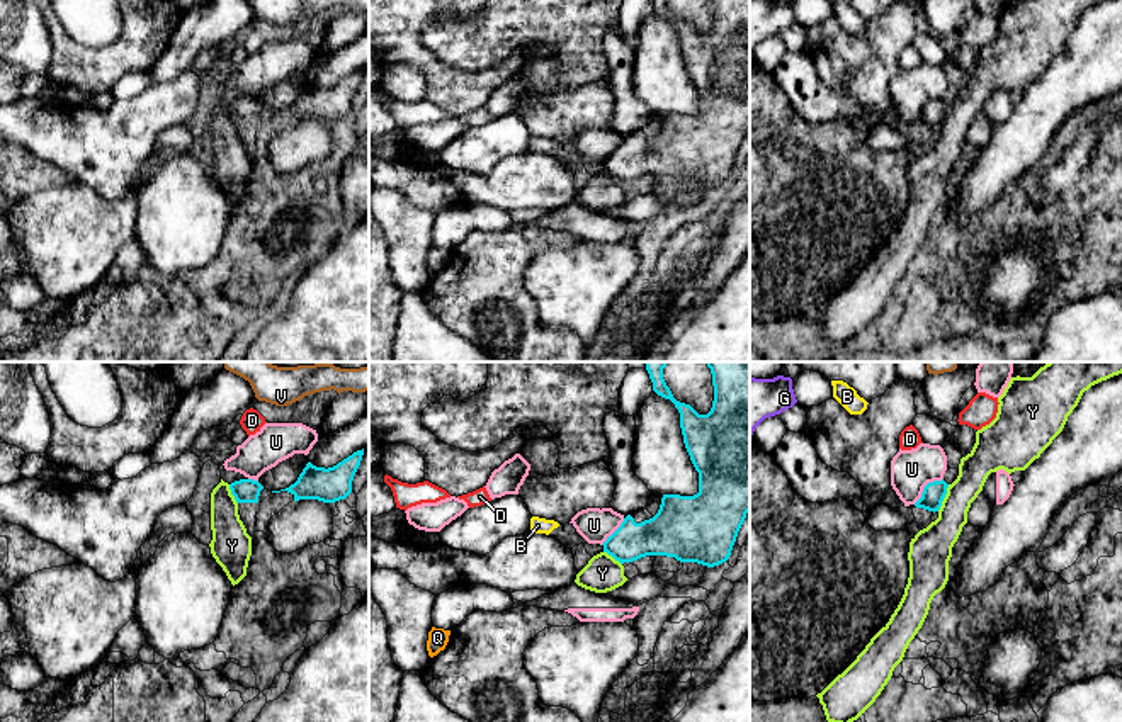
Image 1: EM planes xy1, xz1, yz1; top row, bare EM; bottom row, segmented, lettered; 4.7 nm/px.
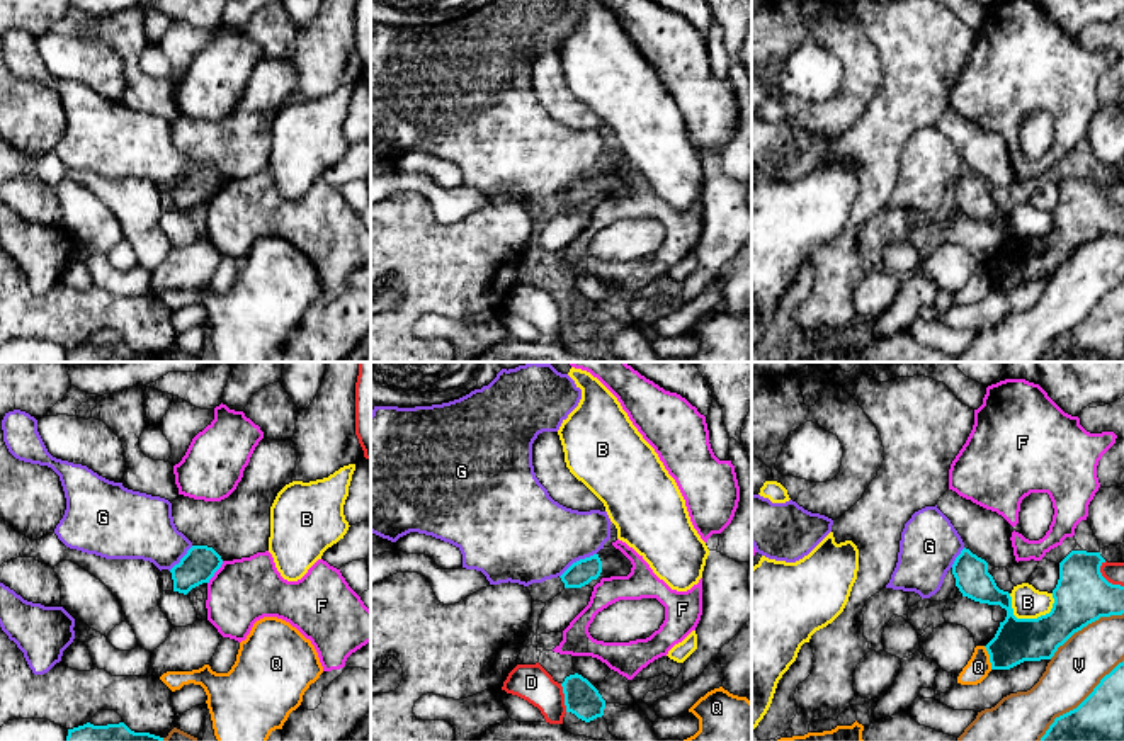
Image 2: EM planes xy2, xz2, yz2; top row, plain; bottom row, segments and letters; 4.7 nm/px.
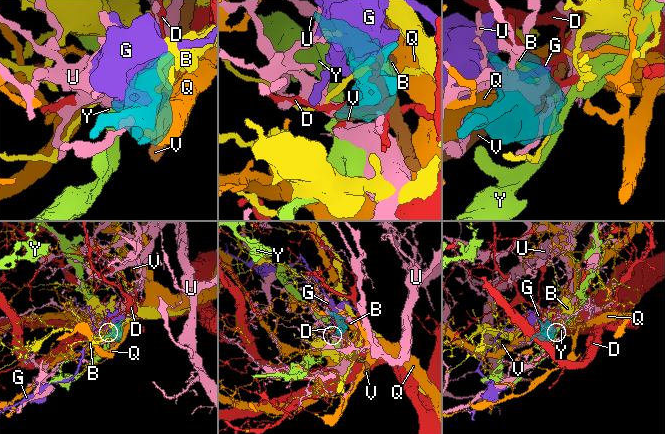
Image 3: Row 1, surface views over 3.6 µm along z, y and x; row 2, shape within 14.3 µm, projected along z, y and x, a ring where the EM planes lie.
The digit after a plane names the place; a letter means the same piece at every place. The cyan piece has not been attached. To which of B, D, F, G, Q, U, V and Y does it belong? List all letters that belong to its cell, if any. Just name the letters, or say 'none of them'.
none of them

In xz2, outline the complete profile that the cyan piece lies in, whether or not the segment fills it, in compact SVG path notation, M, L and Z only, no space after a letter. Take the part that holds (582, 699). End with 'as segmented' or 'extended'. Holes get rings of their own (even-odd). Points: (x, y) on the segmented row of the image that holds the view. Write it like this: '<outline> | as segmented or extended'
M575 673L561 683L565 693L566 712L590 722L604 716L605 700L599 690L582 675Z | as segmented

